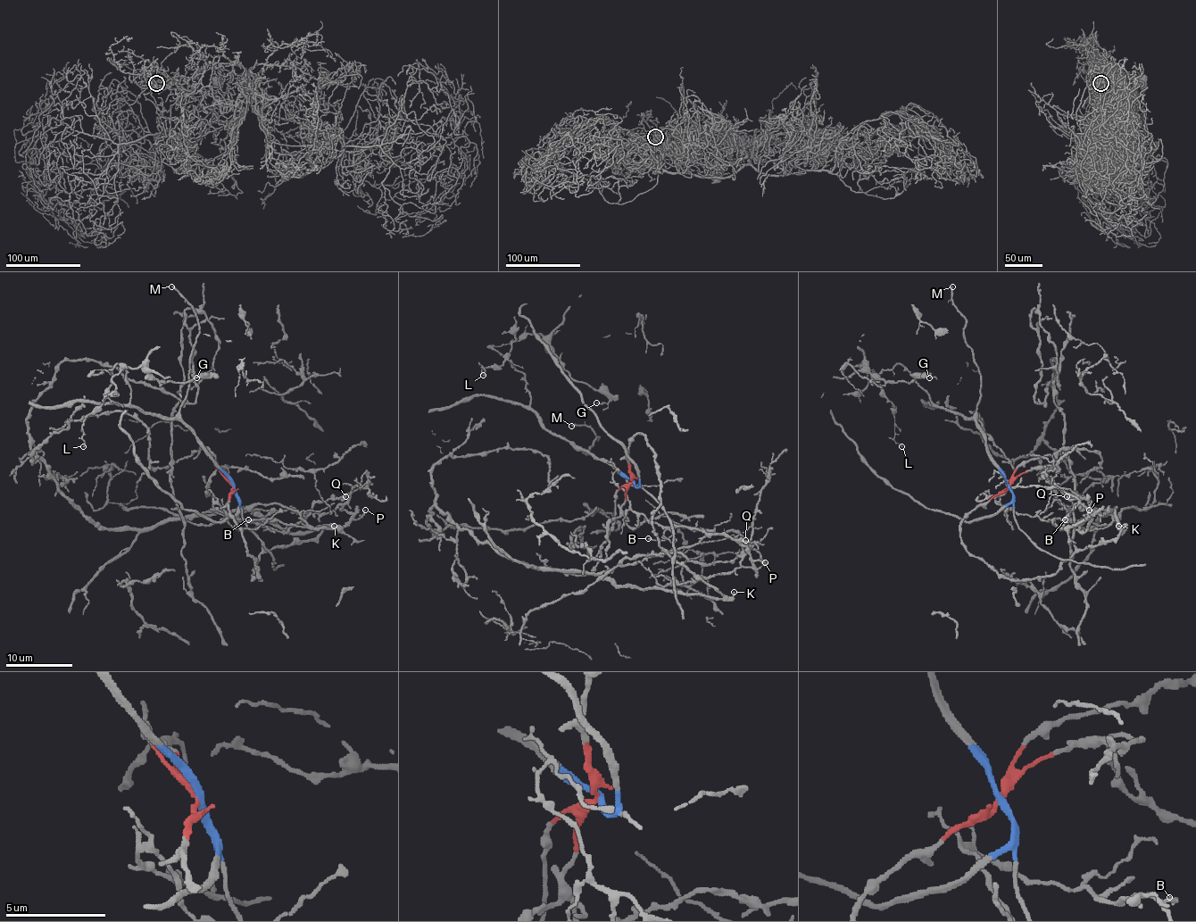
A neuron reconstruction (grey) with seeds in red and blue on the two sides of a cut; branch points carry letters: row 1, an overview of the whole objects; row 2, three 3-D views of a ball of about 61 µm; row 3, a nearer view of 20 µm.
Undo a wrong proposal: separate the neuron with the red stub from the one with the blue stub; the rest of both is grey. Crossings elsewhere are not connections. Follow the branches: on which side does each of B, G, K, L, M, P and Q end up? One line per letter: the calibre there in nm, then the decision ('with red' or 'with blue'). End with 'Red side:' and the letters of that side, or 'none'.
B: 140 nm thick; with red
G: 130 nm thick; with blue
K: 180 nm thick; with red
L: 110 nm thick; with blue
M: 200 nm thick; with blue
P: 160 nm thick; with red
Q: 240 nm thick; with red
Red side: B, K, P, Q

